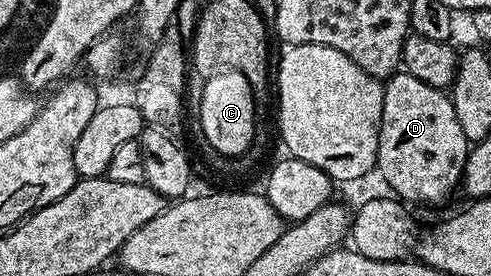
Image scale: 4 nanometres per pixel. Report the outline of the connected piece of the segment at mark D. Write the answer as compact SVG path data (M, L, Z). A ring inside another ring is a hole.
M397 73L384 83L376 167L393 196L408 205L442 202L461 186L469 150L466 133L458 125L458 113L454 113L451 98L441 88L426 85L426 81L407 73Z

